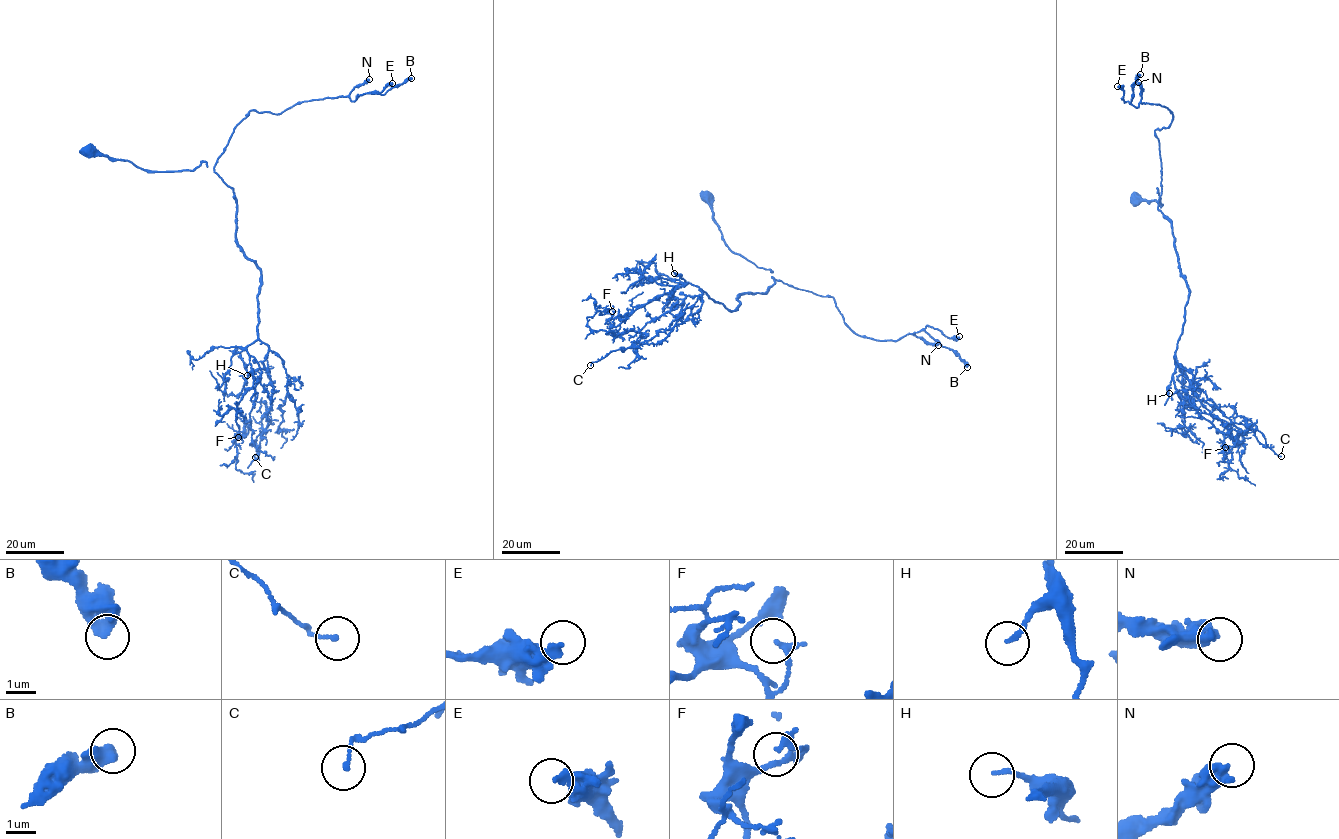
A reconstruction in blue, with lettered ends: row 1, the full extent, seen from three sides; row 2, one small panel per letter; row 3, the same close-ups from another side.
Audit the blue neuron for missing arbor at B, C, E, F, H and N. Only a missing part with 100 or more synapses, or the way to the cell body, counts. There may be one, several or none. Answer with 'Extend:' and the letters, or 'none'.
Extend: none

